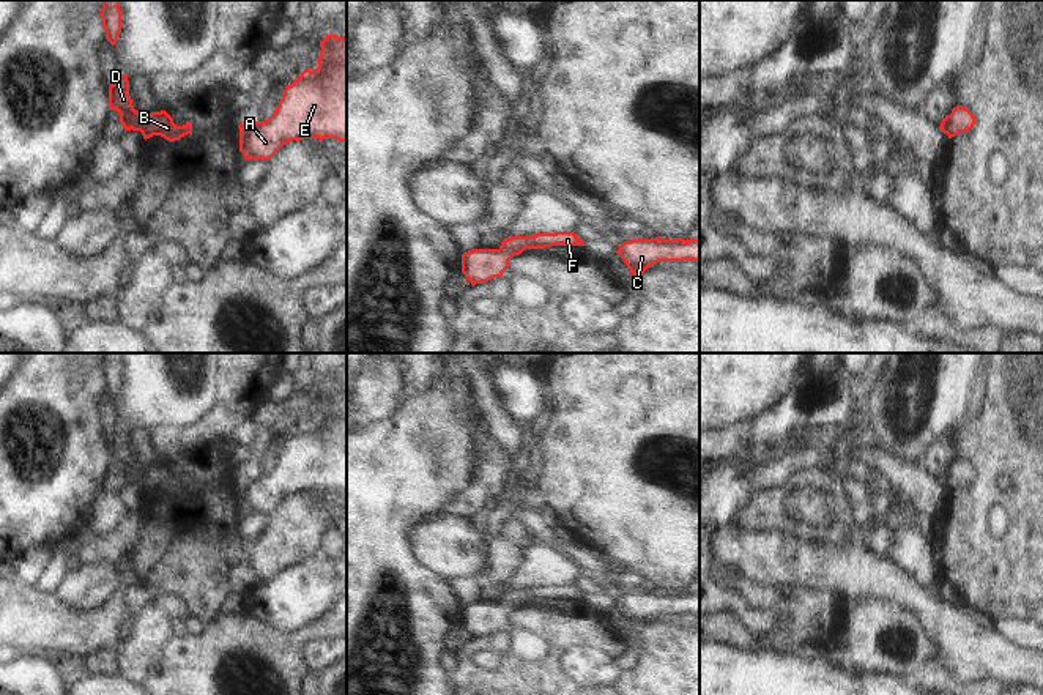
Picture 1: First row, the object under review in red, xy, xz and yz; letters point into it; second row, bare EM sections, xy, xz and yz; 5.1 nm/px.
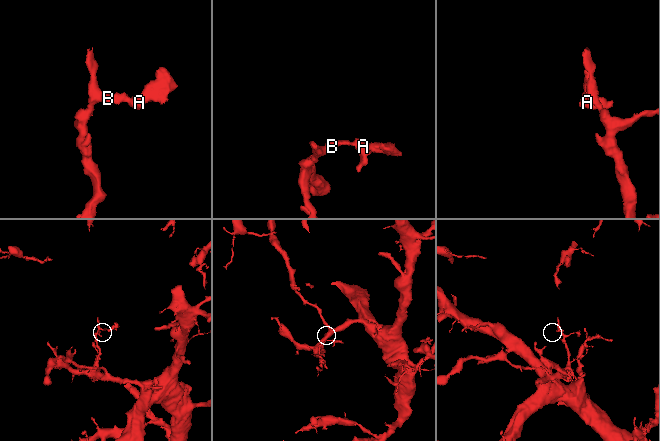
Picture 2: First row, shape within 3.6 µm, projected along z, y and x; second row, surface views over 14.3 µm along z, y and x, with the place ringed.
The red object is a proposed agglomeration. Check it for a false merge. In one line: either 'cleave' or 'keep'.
keep

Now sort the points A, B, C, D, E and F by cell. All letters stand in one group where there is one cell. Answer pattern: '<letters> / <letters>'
A B C D E F

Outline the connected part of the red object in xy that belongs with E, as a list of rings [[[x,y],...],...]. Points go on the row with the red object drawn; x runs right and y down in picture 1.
[[[328,35],[320,47],[318,68],[285,87],[268,120],[239,125],[244,159],[269,161],[293,140],[347,142],[347,38]]]

